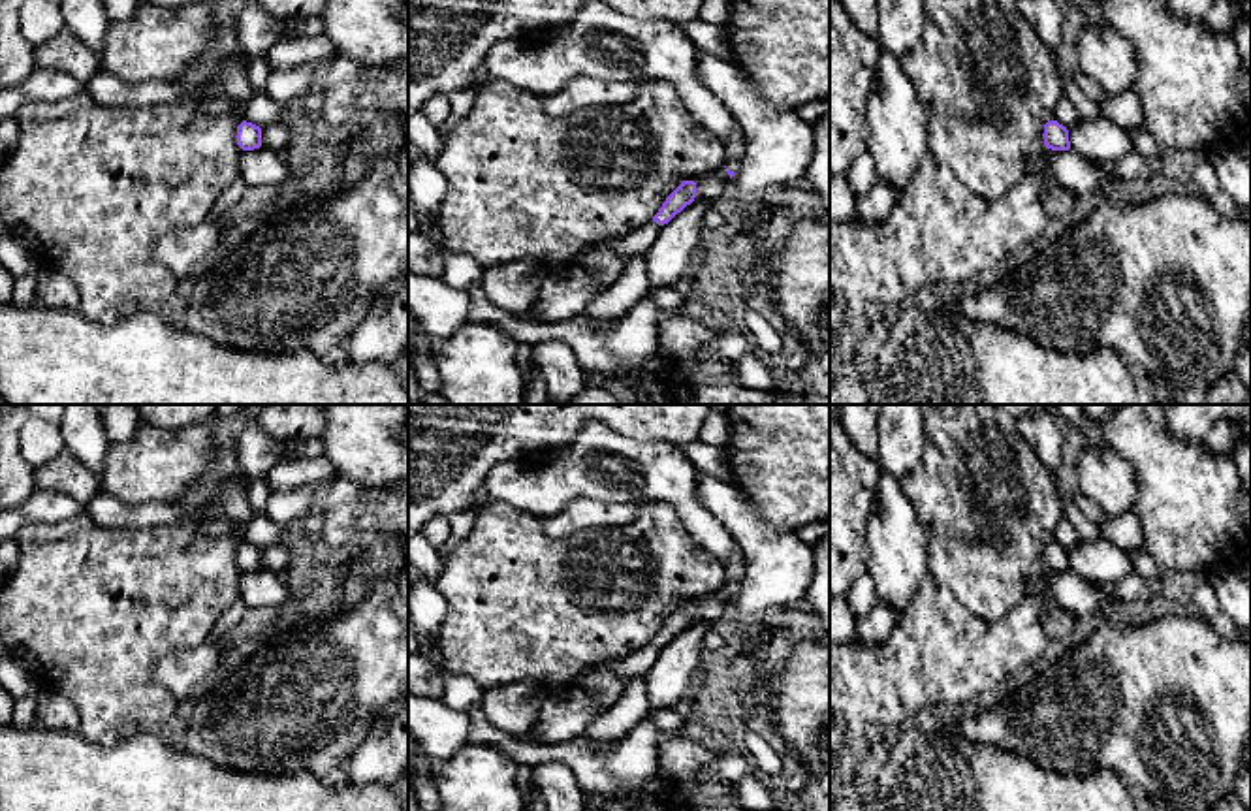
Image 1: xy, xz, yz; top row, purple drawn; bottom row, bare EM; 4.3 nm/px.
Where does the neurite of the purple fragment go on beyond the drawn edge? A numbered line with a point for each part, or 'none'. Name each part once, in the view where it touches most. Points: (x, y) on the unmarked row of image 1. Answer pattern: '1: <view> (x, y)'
1: xz (640, 663)

